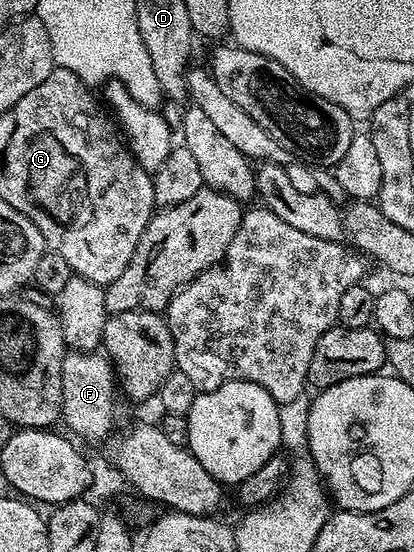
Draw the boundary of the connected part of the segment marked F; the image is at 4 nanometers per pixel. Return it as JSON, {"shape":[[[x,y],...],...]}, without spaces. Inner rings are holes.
{"shape":[[[67,352],[64,356],[62,363],[62,399],[63,399],[63,409],[61,411],[61,420],[64,425],[68,425],[69,432],[74,431],[78,436],[88,440],[88,441],[98,441],[104,438],[112,429],[114,423],[114,389],[116,390],[116,373],[113,369],[111,362],[99,352]]]}

